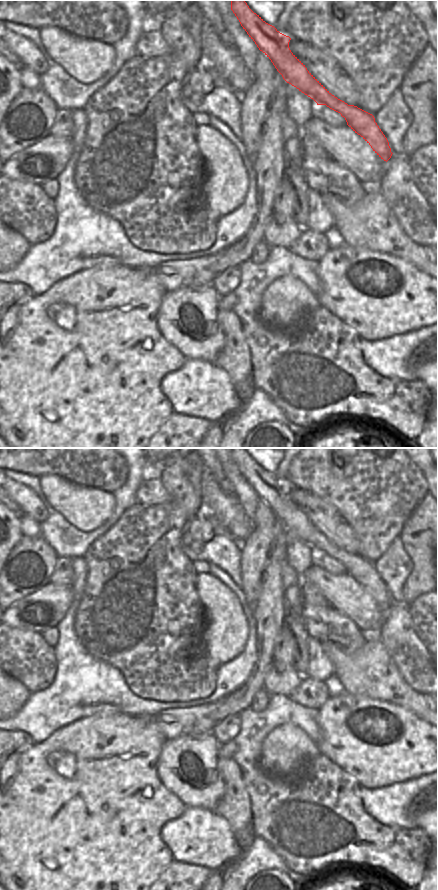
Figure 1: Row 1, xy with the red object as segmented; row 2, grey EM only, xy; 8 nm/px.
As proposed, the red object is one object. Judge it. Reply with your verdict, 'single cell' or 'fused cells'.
single cell

